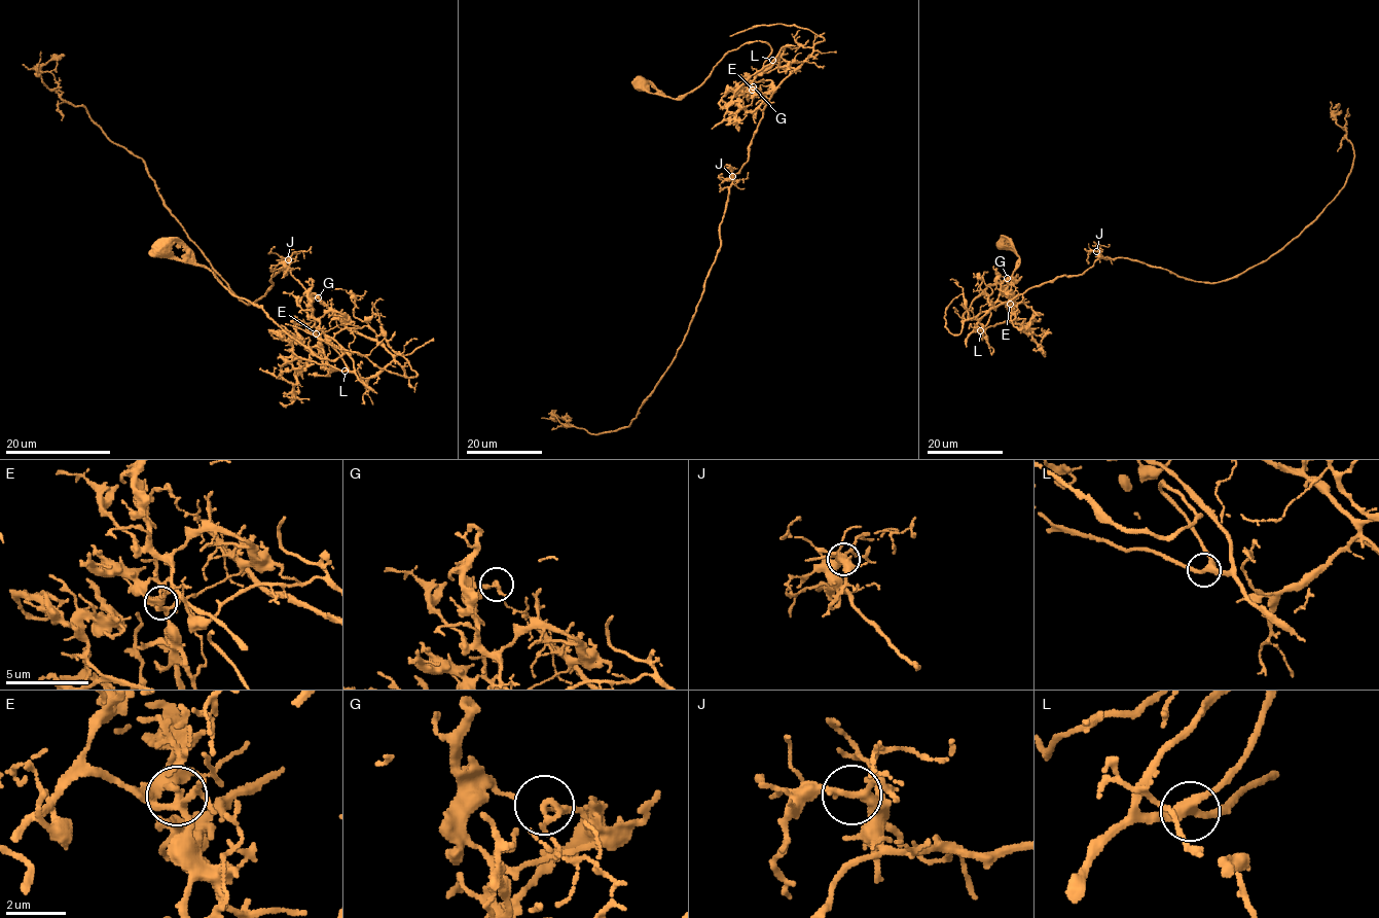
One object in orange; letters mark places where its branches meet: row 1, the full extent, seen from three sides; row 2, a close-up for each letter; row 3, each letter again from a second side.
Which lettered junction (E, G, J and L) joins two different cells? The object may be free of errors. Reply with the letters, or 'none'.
G

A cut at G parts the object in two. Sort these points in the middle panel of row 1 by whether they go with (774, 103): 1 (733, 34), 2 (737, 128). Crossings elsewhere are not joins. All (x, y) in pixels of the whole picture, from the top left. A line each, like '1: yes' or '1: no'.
1: yes
2: no

